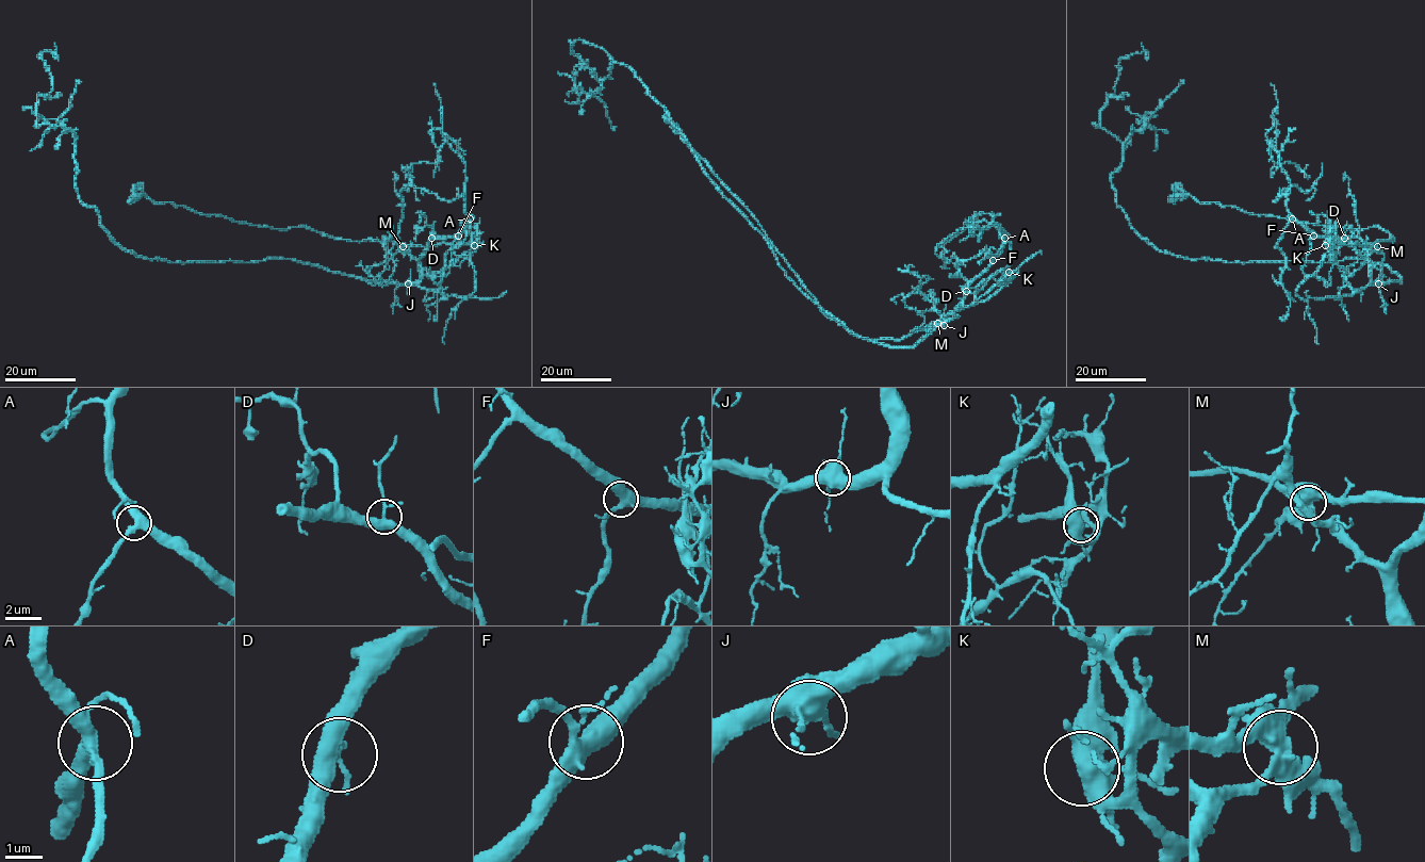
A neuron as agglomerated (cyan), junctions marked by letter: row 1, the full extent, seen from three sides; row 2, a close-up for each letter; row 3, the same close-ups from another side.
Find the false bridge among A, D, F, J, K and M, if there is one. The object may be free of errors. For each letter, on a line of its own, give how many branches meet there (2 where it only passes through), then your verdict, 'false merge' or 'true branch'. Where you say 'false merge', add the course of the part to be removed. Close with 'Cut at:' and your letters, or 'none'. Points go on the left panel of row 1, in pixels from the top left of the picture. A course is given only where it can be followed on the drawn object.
A: branches 4; true branch
D: branches 4; true branch
F: branches 4; true branch
J: branches 4; true branch
K: branches 4; true branch
M: branches 4; false merge; course (402, 247), (390, 241), (333, 238), (308, 227), (258, 226), (172, 202), (153, 202), (143, 194), (128, 202)
Cut at: M

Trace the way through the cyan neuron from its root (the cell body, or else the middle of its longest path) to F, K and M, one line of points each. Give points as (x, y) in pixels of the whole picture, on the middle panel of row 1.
F: (816, 304), (860, 336), (891, 346), (914, 346), (937, 325), (955, 315), (966, 287), (993, 260)
K: (816, 304), (860, 336), (914, 346), (955, 316), (945, 314), (938, 322), (996, 293), (1012, 277), (1009, 272)
M: (816, 304), (855, 335), (891, 346), (914, 346), (937, 325), (955, 316), (945, 314), (937, 323)

